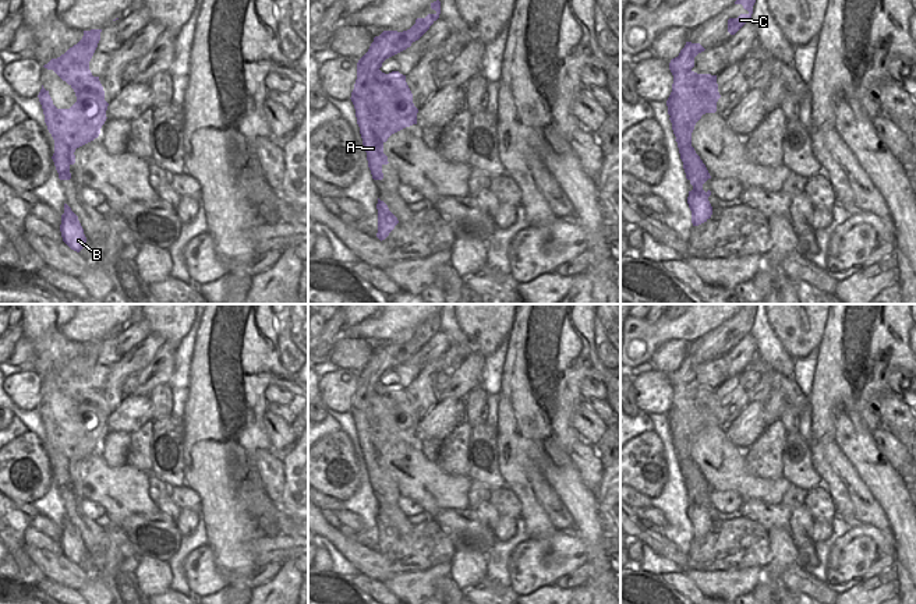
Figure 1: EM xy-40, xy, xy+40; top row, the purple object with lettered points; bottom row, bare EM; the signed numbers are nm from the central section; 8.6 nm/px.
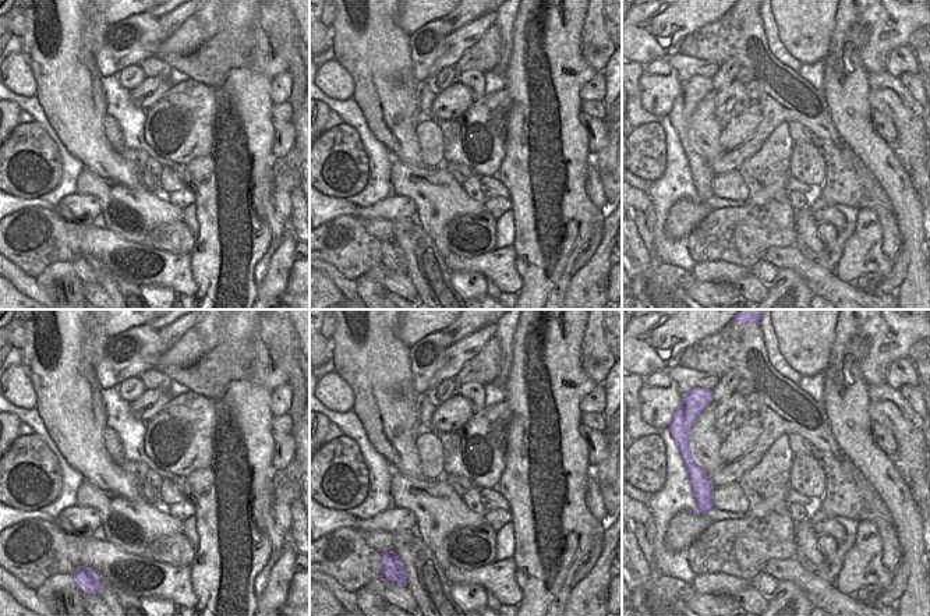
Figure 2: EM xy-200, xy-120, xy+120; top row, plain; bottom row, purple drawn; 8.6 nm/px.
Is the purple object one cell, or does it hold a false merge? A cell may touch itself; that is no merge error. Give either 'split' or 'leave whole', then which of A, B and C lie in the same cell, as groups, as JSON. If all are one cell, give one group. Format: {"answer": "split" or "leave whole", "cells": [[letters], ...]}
{"answer": "split", "cells": [["A", "C"], ["B"]]}

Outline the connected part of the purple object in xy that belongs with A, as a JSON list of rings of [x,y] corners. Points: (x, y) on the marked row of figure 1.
[[[441,1],[431,3],[431,8],[436,13],[428,14],[425,18],[417,18],[410,29],[403,32],[383,31],[379,36],[375,36],[368,52],[357,63],[357,80],[350,99],[356,109],[357,124],[374,180],[383,179],[382,166],[389,162],[383,153],[383,142],[379,142],[372,133],[372,117],[365,109],[364,98],[369,96],[378,88],[374,82],[375,70],[381,68],[386,59],[410,47],[439,18]]]

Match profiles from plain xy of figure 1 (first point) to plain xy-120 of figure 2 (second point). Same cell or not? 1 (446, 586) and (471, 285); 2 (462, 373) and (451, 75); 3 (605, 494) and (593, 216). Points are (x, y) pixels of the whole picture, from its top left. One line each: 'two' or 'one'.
1: two
2: two
3: two

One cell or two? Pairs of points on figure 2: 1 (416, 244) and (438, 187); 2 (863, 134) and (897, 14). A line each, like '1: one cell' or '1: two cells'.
1: two cells
2: two cells

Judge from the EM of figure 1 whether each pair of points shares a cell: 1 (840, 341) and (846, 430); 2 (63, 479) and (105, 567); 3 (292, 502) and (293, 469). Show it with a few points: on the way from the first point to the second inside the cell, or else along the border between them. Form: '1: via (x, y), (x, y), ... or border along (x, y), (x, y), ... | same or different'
1: border along (835, 410), (855, 410), (870, 430) | different
2: via (73, 501), (73, 512), (98, 544) | same
3: via (292, 494), (293, 477) | same

